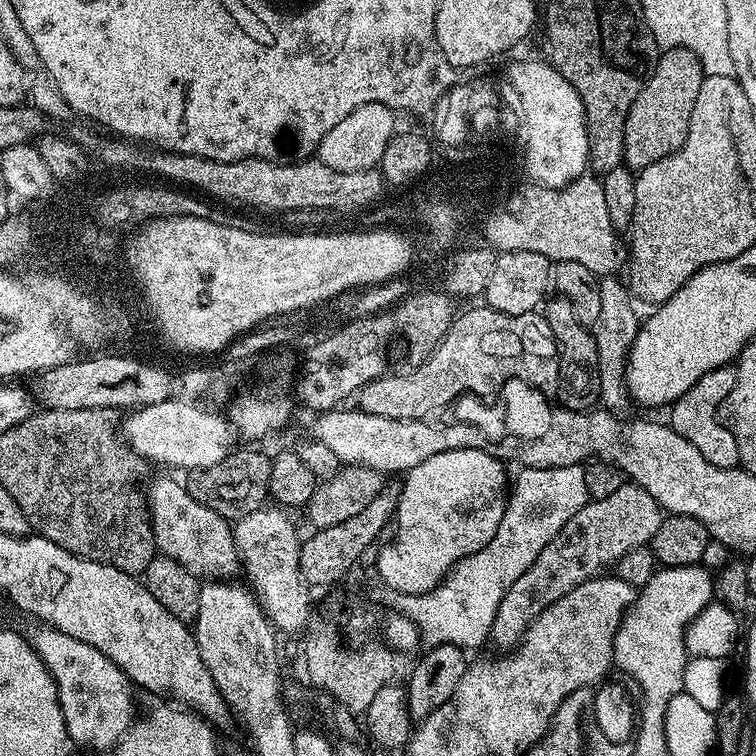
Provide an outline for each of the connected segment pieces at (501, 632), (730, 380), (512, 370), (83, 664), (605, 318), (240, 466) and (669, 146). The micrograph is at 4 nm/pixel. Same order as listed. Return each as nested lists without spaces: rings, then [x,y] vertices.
[[[631,482],[618,486],[618,490],[614,490],[614,494],[609,494],[606,498],[589,499],[584,508],[578,510],[578,514],[574,514],[574,518],[570,518],[566,526],[562,526],[559,536],[554,537],[544,547],[538,558],[534,558],[534,566],[530,566],[530,570],[526,570],[526,574],[522,574],[522,578],[518,578],[518,582],[514,582],[510,590],[506,590],[498,606],[498,614],[492,623],[491,643],[512,646],[523,640],[524,631],[532,625],[532,621],[538,619],[551,604],[558,602],[558,598],[574,590],[574,586],[582,586],[582,582],[607,573],[628,552],[644,545],[651,545],[654,534],[658,534],[658,526],[662,526],[665,515],[664,509],[654,498],[650,498],[650,494],[642,486]]]
[[[725,366],[710,370],[706,374],[702,374],[702,378],[698,378],[698,382],[694,382],[694,386],[690,386],[690,390],[686,390],[686,394],[679,396],[670,408],[670,412],[672,412],[671,428],[678,434],[682,434],[682,438],[686,438],[686,442],[690,442],[690,446],[697,448],[698,454],[702,454],[702,458],[706,458],[706,462],[719,468],[735,468],[740,463],[738,442],[734,442],[731,428],[727,423],[722,422],[718,415],[718,409],[723,405],[724,399],[728,397],[730,390],[734,390],[735,381],[735,367]]]
[[[489,306],[481,307],[472,308],[469,312],[461,311],[453,319],[444,339],[433,352],[417,363],[420,365],[413,372],[408,372],[405,376],[385,374],[379,379],[370,381],[368,383],[368,408],[372,408],[370,414],[395,420],[423,420],[431,417],[435,408],[447,409],[456,400],[452,394],[456,392],[456,388],[467,388],[468,391],[476,388],[473,396],[488,398],[492,396],[488,388],[499,389],[508,379],[524,379],[540,389],[544,396],[555,397],[560,391],[560,356],[552,352],[556,343],[550,334],[550,326],[544,315],[533,311],[511,316],[496,312]]]
[[[36,626],[30,632],[30,643],[56,683],[68,737],[78,746],[93,744],[105,750],[115,748],[137,715],[136,700],[132,697],[134,685],[127,674],[85,640],[70,638],[70,634],[62,634],[56,628]]]
[[[609,274],[600,280],[600,301],[602,302],[602,307],[598,309],[598,318],[594,325],[594,335],[596,345],[598,346],[598,378],[600,379],[599,403],[603,405],[607,411],[613,414],[620,414],[623,413],[623,408],[626,407],[627,404],[630,404],[628,387],[624,381],[624,371],[628,365],[628,355],[630,354],[632,343],[638,334],[642,320],[641,317],[636,317],[637,305],[634,303],[632,293],[628,290],[627,283],[625,283],[623,279],[615,280],[616,278],[615,275]]]
[[[233,451],[222,462],[187,473],[186,487],[190,495],[206,507],[228,518],[239,518],[258,510],[269,499],[268,483],[272,461],[260,452]]]
[[[670,48],[659,53],[658,63],[626,114],[623,163],[627,167],[639,170],[654,166],[654,162],[662,162],[662,158],[683,146],[690,130],[690,114],[694,110],[698,90],[702,90],[704,77],[700,60],[690,50]]]

